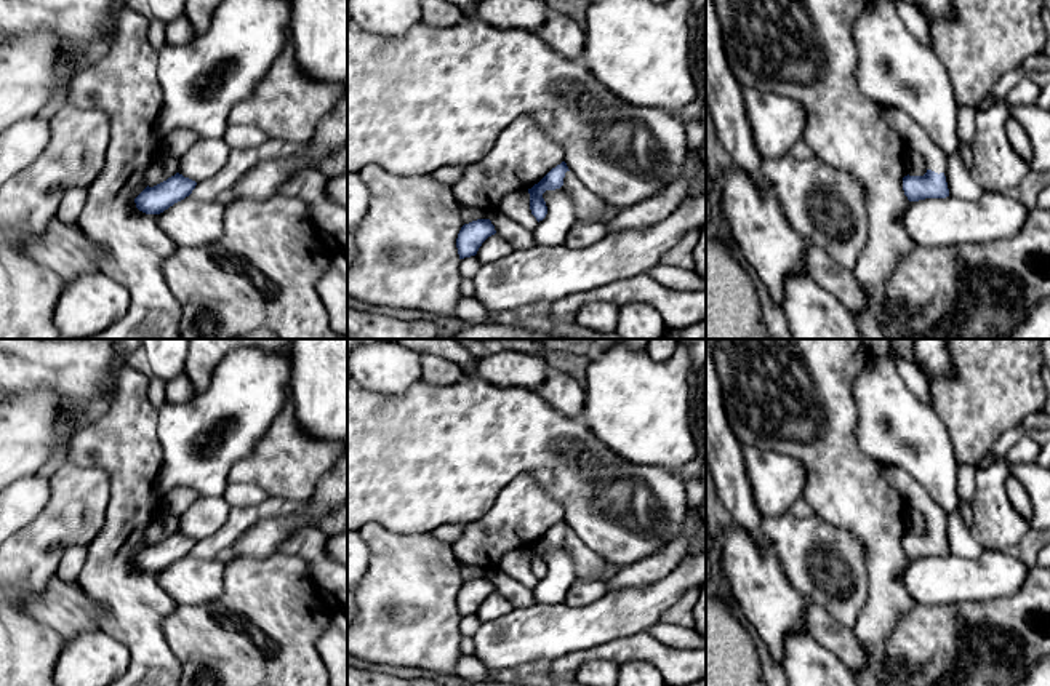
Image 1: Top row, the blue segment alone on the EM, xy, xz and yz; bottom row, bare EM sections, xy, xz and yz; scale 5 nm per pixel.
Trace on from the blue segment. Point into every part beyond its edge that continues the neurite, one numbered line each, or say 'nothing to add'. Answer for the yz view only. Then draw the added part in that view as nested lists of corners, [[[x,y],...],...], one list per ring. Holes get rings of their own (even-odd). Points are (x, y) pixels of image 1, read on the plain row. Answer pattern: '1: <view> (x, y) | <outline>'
1: yz (914, 496) | [[[882,462],[882,473],[900,491],[904,504],[925,515],[927,526],[935,531],[946,531],[948,513],[906,470]]]

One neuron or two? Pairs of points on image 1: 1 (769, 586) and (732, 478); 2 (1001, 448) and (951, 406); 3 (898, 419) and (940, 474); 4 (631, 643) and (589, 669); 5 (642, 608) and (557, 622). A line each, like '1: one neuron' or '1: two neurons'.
1: one neuron
2: two neurons
3: one neuron
4: two neurons
5: one neuron

